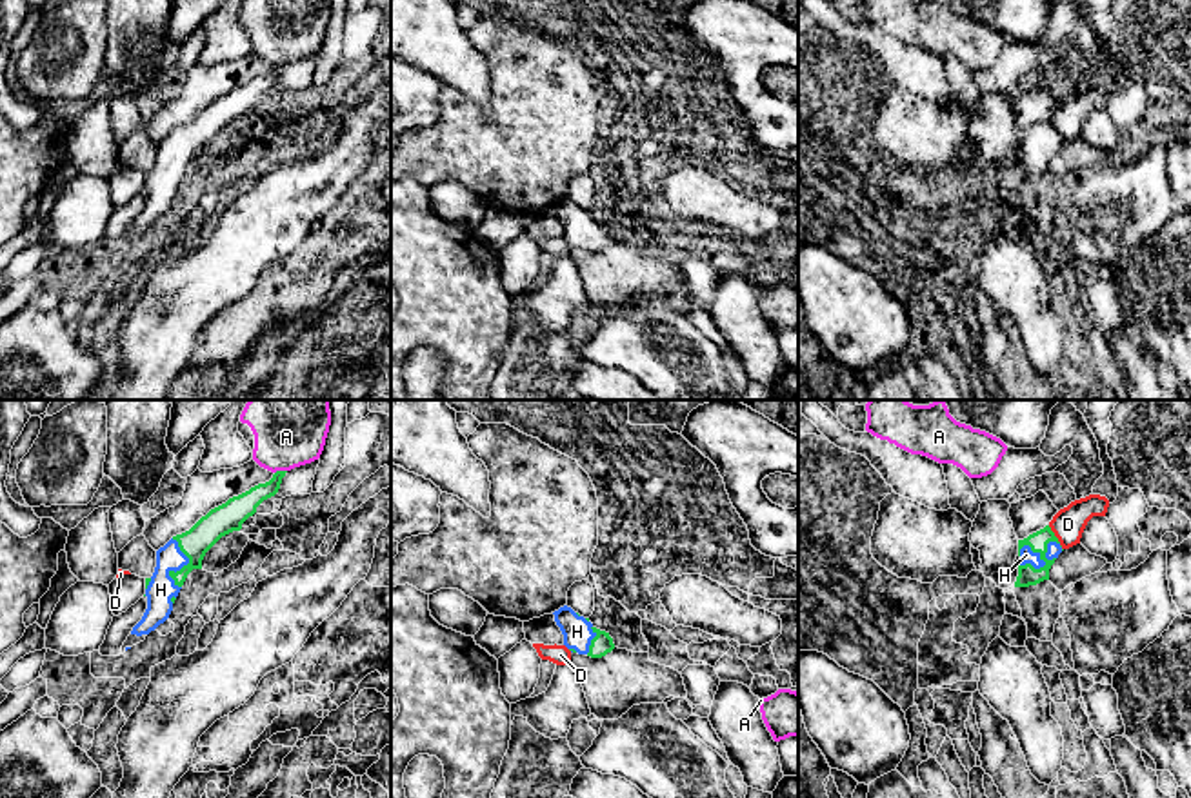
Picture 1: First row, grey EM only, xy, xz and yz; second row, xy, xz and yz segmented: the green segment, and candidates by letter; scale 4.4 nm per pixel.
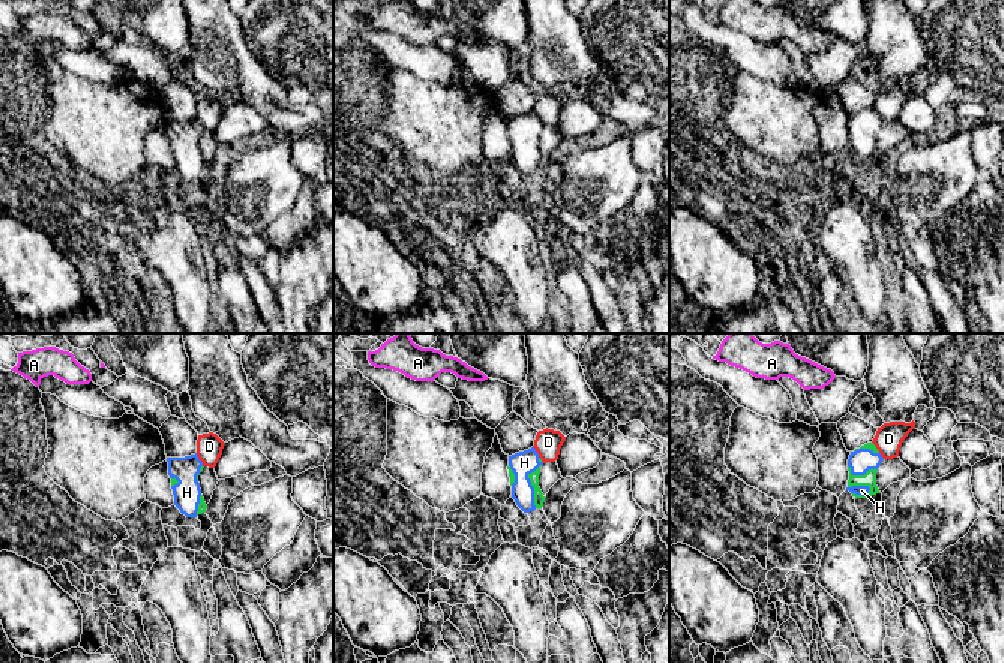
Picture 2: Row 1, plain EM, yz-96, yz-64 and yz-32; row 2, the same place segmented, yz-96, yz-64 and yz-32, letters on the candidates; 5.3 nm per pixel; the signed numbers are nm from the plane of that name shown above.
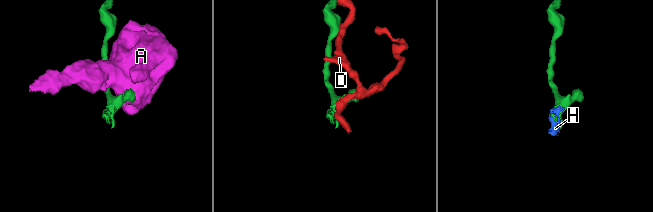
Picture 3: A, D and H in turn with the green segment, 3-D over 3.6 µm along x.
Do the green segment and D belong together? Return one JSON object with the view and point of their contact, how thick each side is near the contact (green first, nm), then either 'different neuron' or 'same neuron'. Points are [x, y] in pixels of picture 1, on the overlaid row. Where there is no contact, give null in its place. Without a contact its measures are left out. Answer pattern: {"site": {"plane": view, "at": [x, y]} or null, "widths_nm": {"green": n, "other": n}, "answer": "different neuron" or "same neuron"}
{"site": {"plane": "yz", "at": [1057, 538]}, "widths_nm": {"green": 90, "other": 150}, "answer": "different neuron"}

